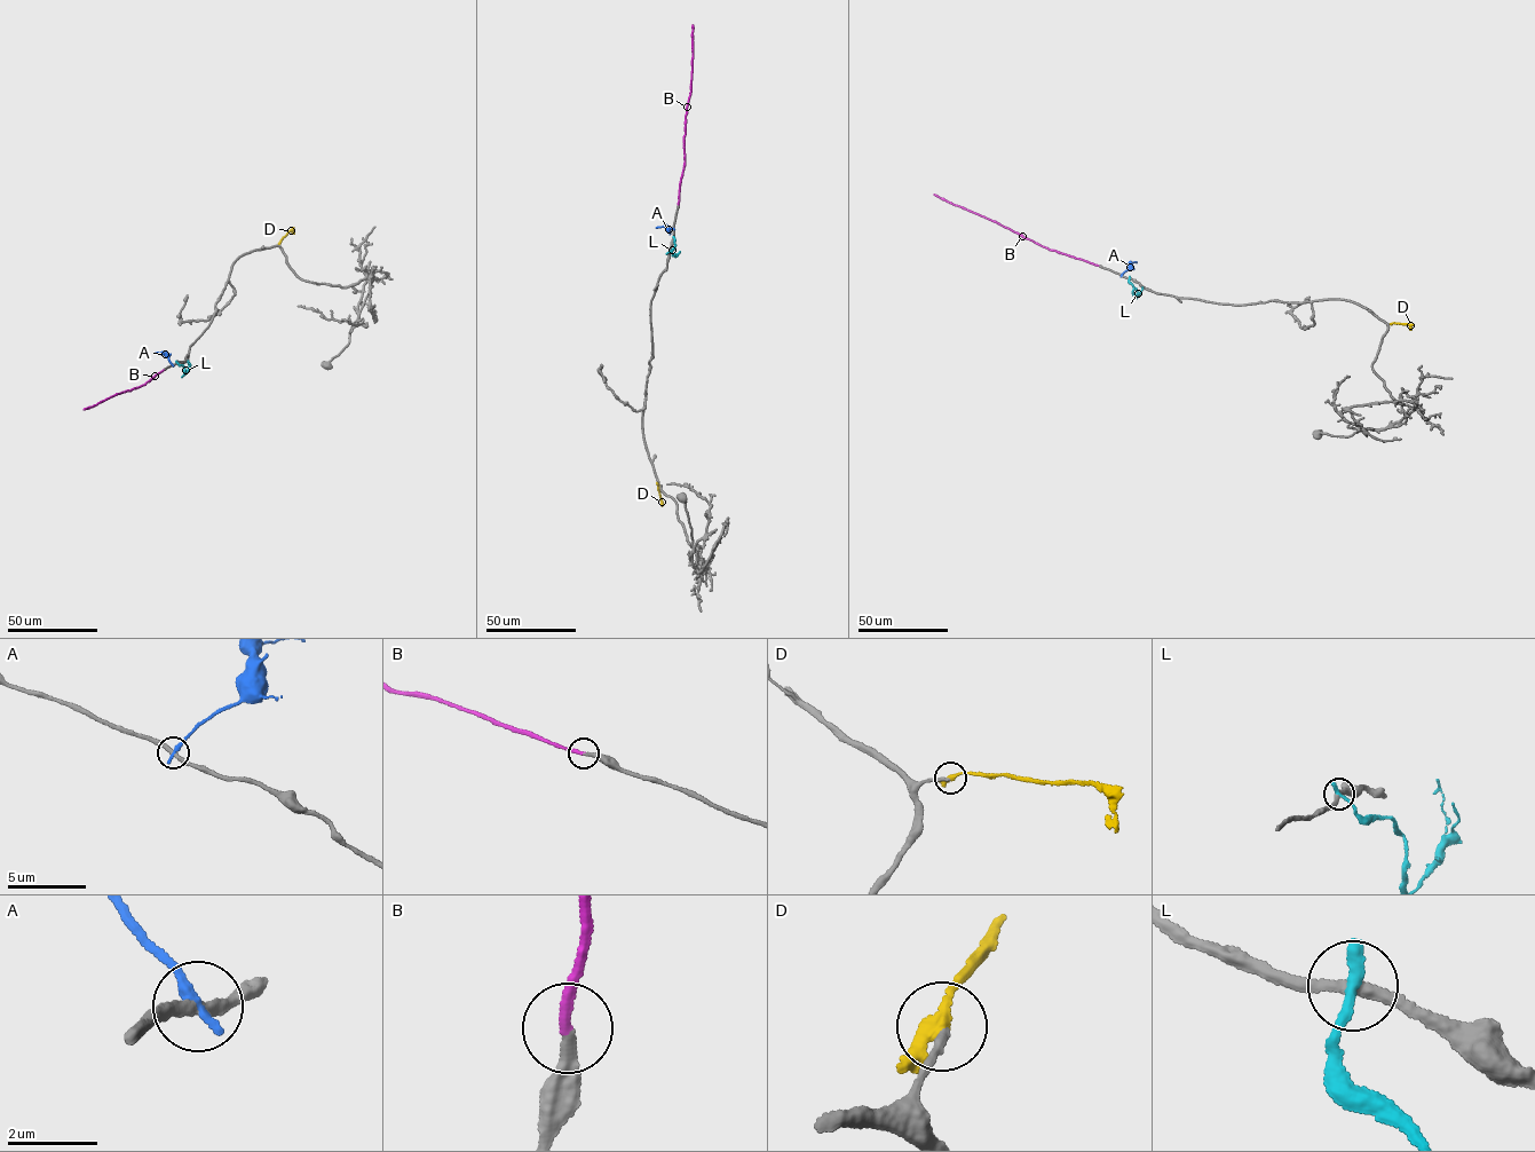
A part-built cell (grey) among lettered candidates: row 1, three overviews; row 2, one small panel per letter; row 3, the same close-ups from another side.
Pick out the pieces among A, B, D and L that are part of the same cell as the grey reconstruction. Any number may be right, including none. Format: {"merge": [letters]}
{"merge": ["B"]}

